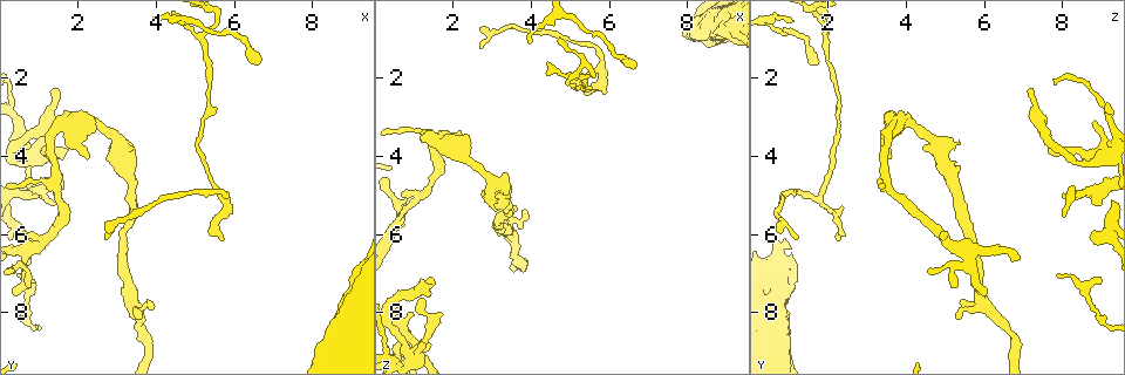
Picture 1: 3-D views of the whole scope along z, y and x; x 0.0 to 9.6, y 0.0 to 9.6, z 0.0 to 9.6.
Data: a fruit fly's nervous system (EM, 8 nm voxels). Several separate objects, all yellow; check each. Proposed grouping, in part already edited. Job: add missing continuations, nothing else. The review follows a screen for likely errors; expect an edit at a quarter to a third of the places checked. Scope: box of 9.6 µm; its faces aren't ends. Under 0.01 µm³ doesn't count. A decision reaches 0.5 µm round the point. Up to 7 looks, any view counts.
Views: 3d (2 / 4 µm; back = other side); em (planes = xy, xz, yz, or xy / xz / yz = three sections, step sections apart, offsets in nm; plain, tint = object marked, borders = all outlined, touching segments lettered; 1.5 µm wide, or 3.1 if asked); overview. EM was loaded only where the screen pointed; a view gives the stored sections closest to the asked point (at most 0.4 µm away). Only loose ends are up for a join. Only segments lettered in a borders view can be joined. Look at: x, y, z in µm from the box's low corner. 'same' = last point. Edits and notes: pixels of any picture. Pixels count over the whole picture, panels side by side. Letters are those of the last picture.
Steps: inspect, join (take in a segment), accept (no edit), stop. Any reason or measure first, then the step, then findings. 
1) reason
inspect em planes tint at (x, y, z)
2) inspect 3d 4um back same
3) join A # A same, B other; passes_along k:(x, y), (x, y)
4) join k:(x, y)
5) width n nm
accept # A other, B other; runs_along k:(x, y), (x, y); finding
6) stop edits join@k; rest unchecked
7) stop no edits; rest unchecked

branch stops here
inspect em planes tint at (6.70, 1.55, 1.75)

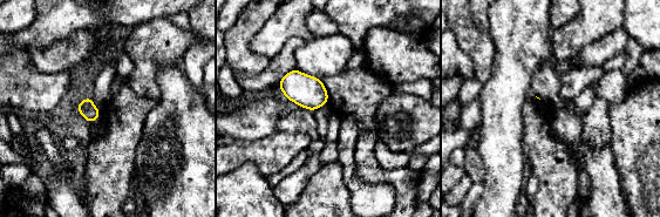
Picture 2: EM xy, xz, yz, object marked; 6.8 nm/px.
see the neighbours
inspect em planes borders same

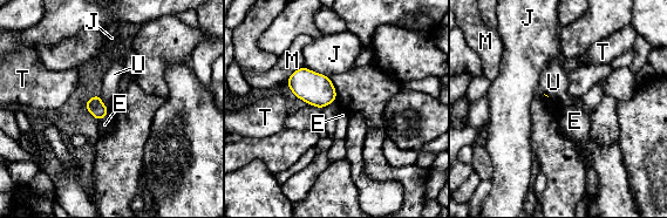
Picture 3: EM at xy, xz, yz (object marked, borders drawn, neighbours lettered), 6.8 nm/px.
accept # E other, J other, M other, T other, U other; border 3:(99, 95), (102, 103), (109, 110); no lettered segment goes on from it

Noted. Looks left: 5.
tapers out
inspect em yz step 8 borders at (2.80, 6.20, 1.25)

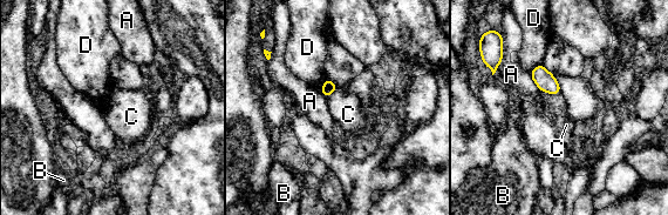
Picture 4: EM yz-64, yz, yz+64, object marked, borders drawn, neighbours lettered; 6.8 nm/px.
accept # A other, B other, C other, D other; border 4:(338, 87), (327, 98); no lettered segment goes on from it

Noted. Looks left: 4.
free end
inspect 3d 2um at (1.40, 5.25, 8.80)

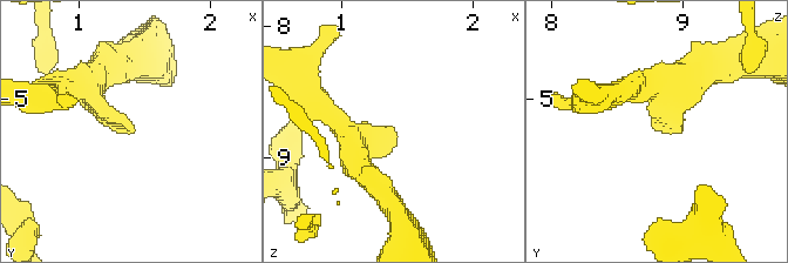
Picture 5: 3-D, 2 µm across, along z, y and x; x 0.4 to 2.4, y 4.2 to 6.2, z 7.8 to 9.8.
arm_widths 200, 220 nm; now the EM
inspect em planes borders at (1.42, 5.22, 8.82)

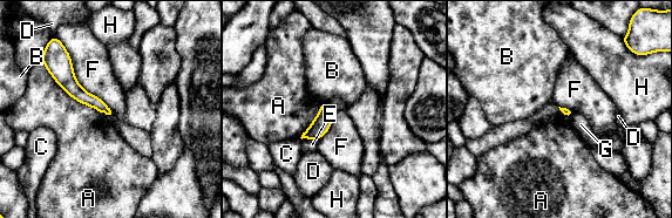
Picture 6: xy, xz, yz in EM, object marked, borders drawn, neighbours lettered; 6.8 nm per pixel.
accept # A other, B other, C other, D other, E other, F other, G other, H other; runs_along 6:(62, 56), (63, 76), (107, 110); none of them fits

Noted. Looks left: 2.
stop no edits; rest unchecked

